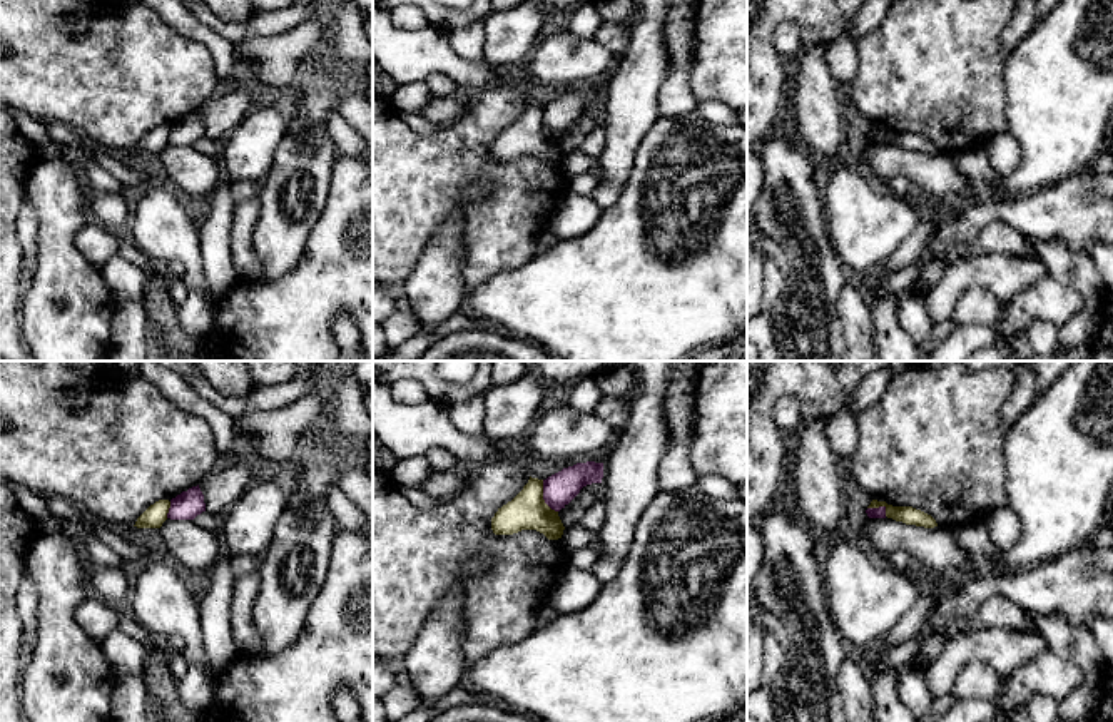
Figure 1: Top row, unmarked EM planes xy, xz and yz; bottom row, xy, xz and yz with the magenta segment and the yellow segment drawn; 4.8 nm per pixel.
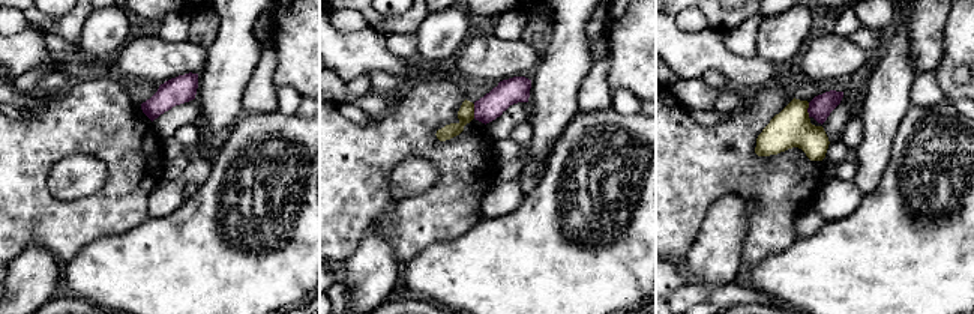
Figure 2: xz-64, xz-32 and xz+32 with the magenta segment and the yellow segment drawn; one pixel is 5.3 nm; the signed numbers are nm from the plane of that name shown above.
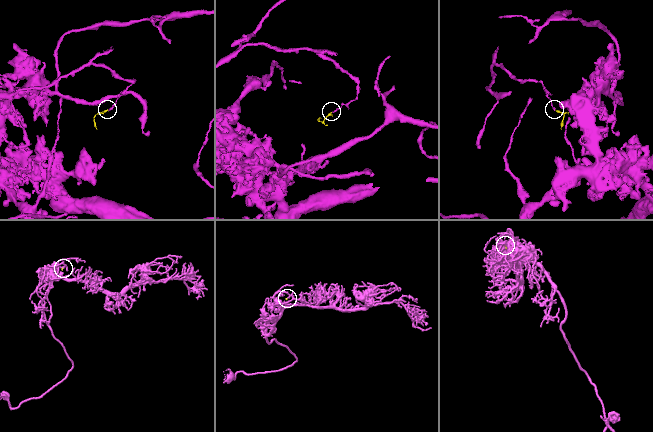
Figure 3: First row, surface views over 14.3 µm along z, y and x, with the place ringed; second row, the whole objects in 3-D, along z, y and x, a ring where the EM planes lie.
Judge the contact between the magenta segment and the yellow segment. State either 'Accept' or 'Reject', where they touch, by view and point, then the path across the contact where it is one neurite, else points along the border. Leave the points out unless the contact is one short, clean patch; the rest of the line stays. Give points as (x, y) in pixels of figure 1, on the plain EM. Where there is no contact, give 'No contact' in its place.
Reject. Touches magenta at xz (543, 122). Boundary: xz (542, 106), (542, 124), (557, 137)

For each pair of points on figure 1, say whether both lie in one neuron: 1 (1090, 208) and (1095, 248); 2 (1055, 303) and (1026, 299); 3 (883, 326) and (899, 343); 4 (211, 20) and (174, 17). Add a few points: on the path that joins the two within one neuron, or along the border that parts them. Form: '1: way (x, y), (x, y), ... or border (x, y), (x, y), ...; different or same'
1: border (1095, 239), (1085, 253); different
2: way (1048, 301), (1033, 301); same
3: way (888, 330), (894, 338); same
4: border (194, 17), (229, 42); different

